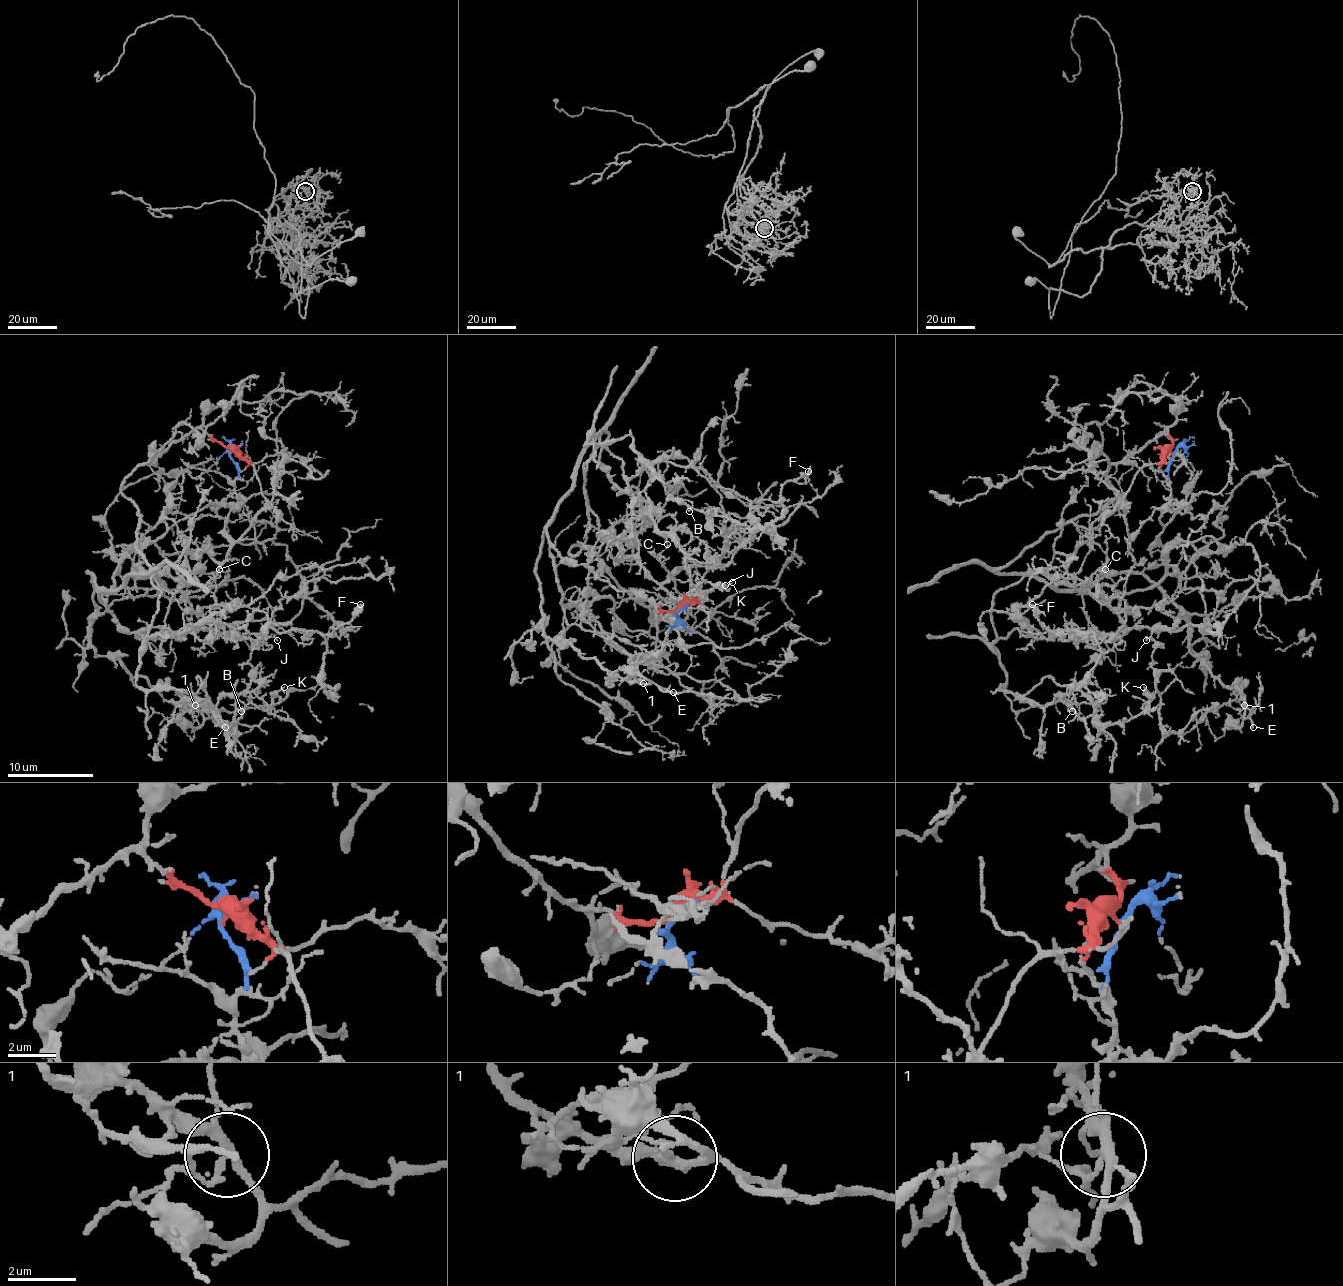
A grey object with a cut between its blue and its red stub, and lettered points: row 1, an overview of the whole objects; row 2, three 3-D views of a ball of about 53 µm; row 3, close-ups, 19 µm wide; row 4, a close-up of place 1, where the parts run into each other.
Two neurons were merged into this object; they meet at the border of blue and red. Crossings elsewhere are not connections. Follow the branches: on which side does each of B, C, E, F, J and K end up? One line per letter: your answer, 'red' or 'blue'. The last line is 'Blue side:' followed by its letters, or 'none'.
B: blue
C: blue
E: red
F: blue
J: blue
K: blue
Blue side: B, C, F, J, K

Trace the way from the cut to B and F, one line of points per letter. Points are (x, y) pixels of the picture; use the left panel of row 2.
B: (230, 453), (223, 565), (204, 584), (151, 580), (161, 592), (136, 683), (211, 706), (234, 695), (241, 710)
F: (230, 453), (238, 472), (223, 565), (204, 584), (159, 571), (146, 638), (208, 623), (331, 633), (361, 603)

